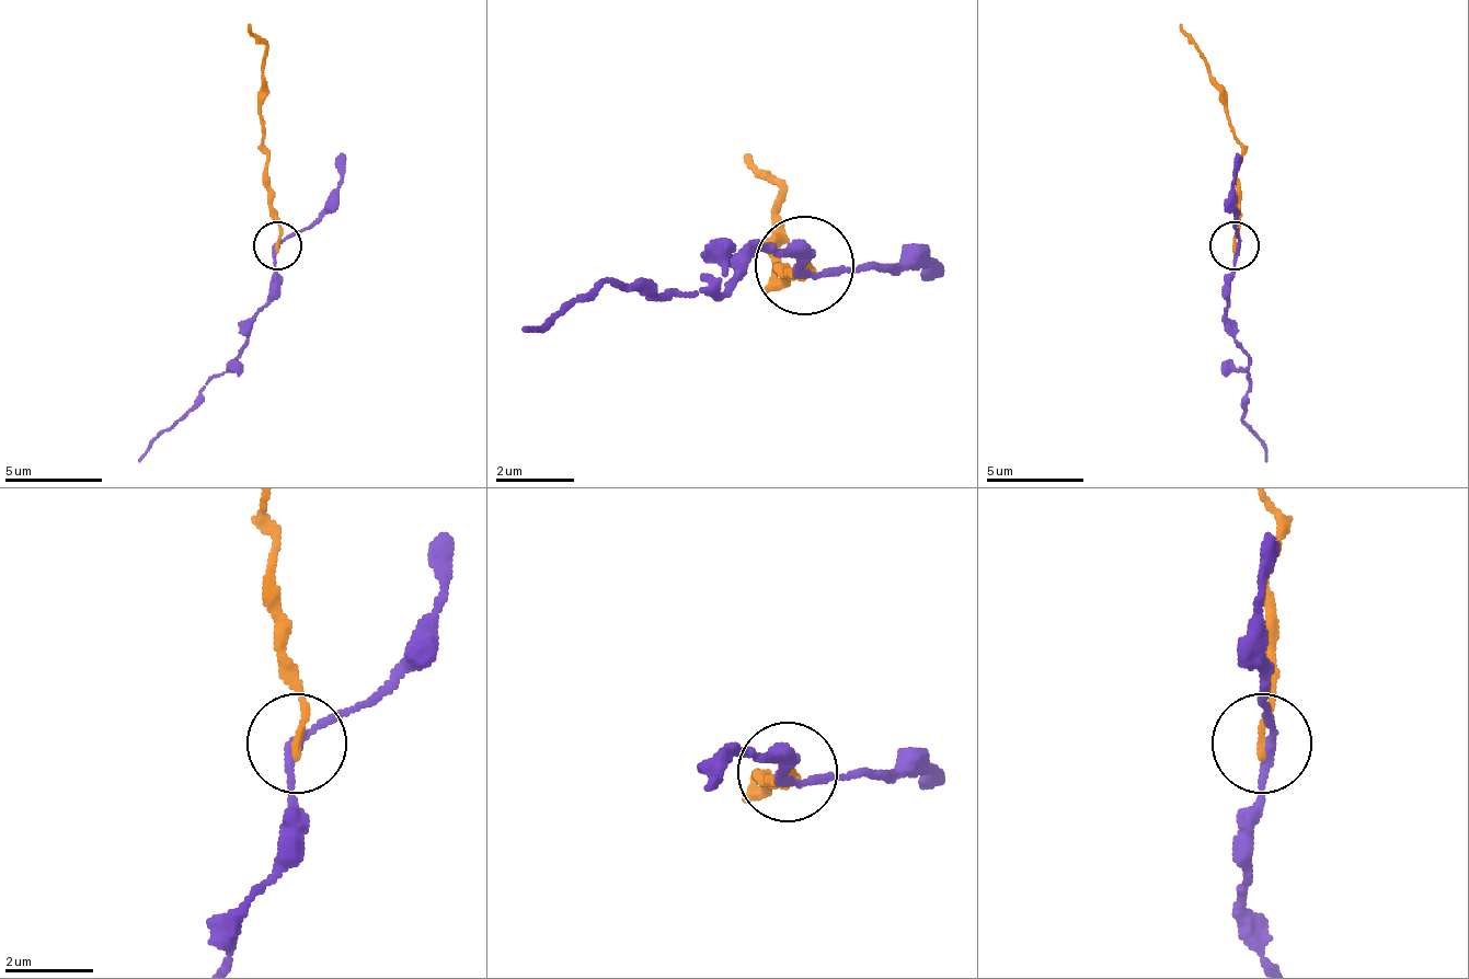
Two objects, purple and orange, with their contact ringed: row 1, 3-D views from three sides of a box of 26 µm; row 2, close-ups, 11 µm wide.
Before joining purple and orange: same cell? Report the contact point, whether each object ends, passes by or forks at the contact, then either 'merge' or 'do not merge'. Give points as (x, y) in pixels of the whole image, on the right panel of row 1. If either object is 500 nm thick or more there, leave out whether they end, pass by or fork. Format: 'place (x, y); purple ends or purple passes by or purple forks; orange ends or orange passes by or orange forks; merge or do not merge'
place (1235, 245); purple passes by; orange ends; do not merge

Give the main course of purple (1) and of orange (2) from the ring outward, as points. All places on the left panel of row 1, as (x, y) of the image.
1: (278, 244), (273, 298), (254, 317), (249, 346), (151, 444), (137, 463)
2: (278, 244), (268, 147), (259, 93), (264, 49), (249, 25)

